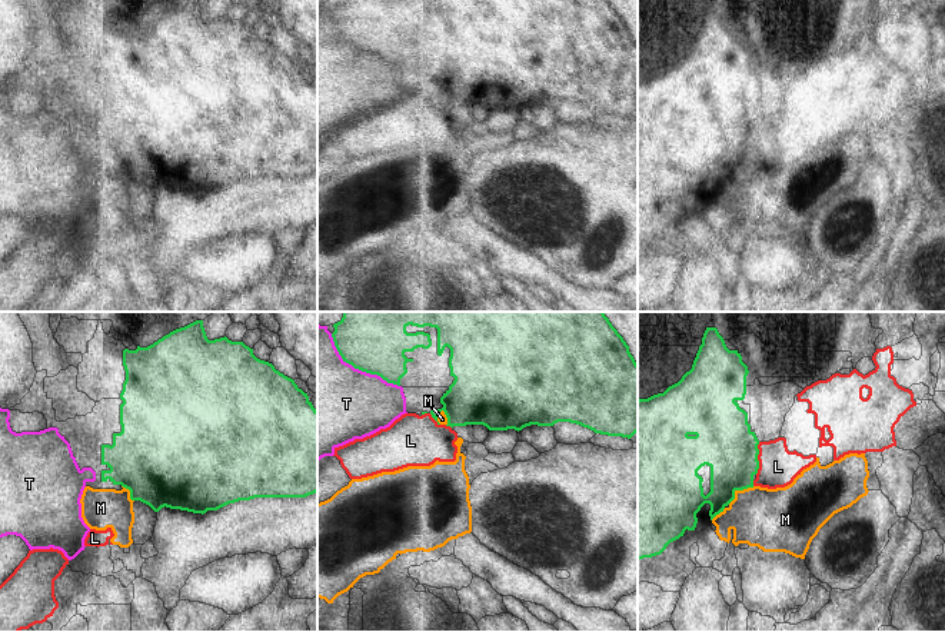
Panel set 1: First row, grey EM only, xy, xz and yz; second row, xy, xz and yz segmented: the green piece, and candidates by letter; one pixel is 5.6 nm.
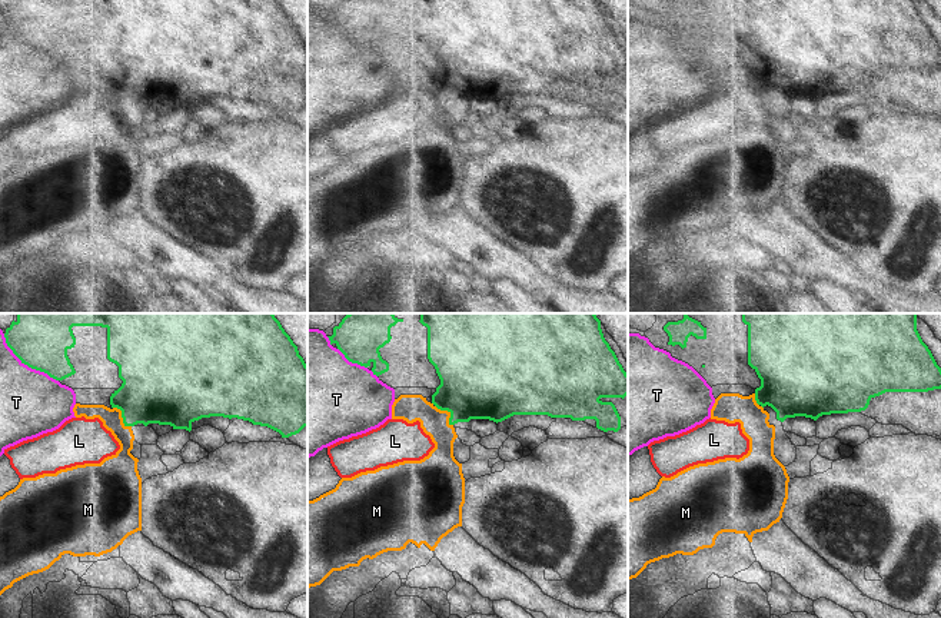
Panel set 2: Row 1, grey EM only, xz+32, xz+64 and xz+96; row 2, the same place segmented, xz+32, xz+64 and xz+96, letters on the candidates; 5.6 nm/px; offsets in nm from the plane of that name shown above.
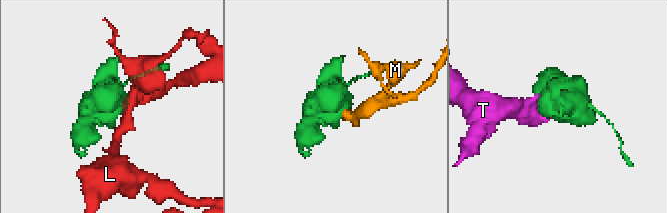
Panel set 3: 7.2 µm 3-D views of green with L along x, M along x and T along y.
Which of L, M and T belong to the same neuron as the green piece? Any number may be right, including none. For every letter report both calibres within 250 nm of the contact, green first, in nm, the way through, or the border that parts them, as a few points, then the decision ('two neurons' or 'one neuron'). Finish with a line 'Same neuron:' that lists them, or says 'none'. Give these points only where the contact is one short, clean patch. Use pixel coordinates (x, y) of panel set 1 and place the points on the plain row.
L: 320 nm thick on the green side, 220 nm on the other; border along yz (759, 122), (758, 150), (755, 153); two neurons
M: 300 nm thick on the green side, 340 nm on the other; two neurons
T: 300 nm thick on the green side, 480 nm on the other; two neurons
Same neuron: none

